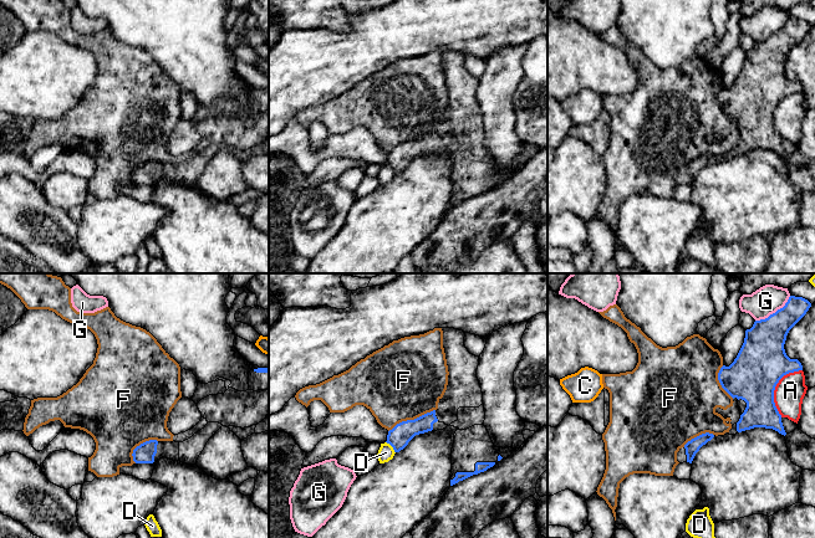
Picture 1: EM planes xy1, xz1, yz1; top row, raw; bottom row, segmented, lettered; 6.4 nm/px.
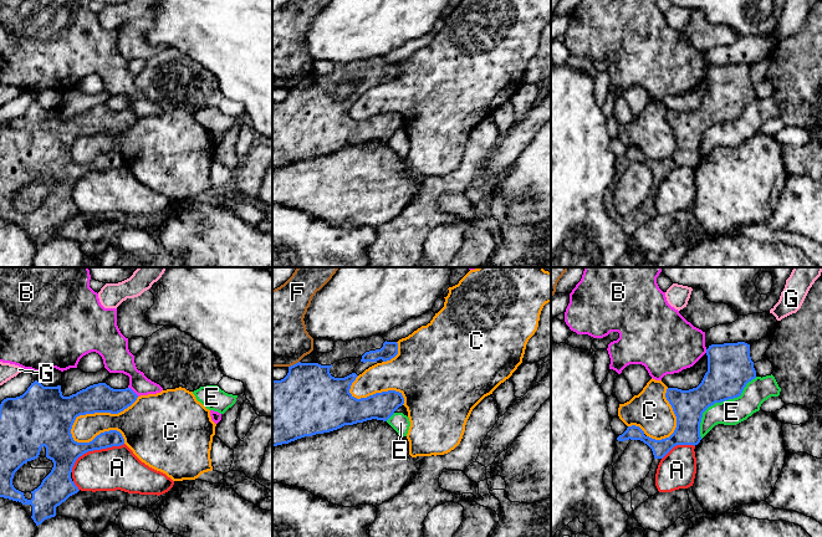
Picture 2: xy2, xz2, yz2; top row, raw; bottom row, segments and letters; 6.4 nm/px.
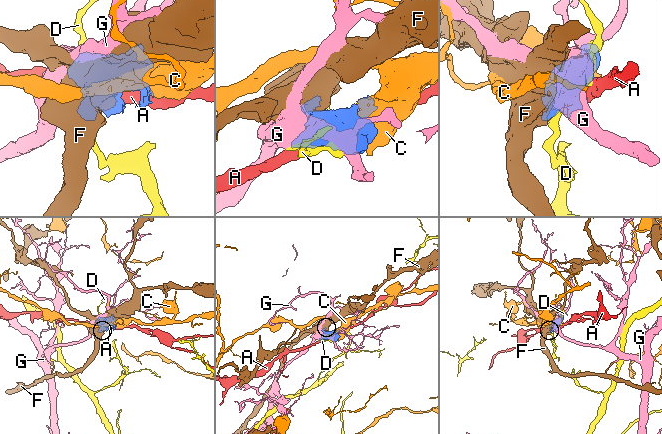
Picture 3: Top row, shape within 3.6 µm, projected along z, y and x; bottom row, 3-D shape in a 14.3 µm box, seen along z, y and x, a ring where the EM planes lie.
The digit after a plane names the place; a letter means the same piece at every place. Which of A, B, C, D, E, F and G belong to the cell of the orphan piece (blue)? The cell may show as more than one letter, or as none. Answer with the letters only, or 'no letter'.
no letter

